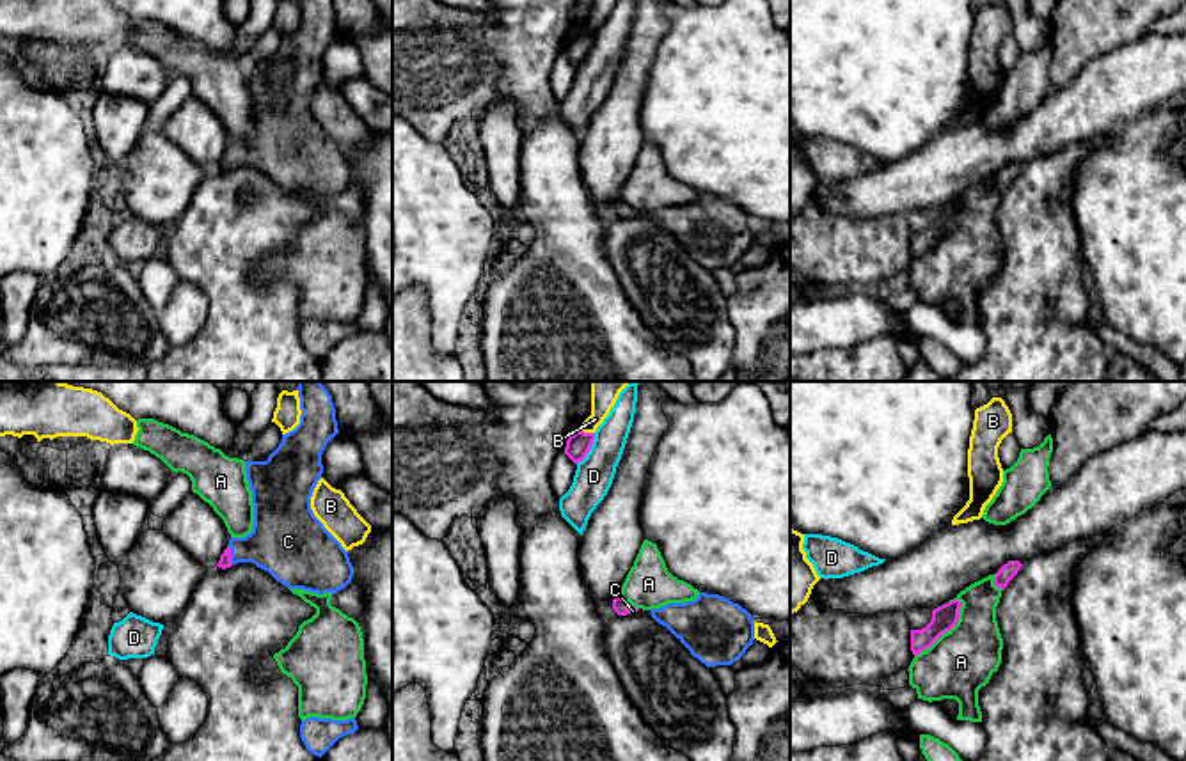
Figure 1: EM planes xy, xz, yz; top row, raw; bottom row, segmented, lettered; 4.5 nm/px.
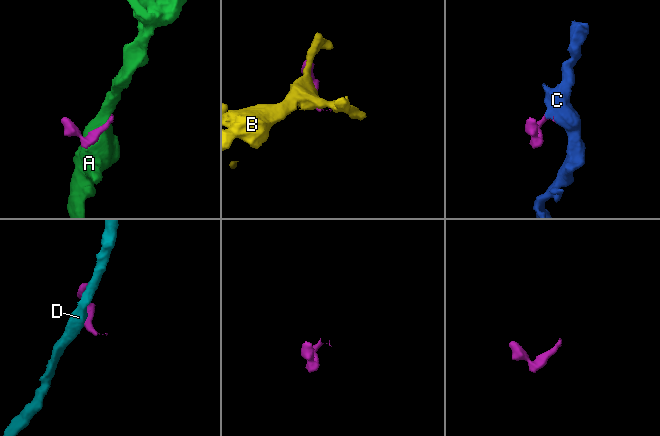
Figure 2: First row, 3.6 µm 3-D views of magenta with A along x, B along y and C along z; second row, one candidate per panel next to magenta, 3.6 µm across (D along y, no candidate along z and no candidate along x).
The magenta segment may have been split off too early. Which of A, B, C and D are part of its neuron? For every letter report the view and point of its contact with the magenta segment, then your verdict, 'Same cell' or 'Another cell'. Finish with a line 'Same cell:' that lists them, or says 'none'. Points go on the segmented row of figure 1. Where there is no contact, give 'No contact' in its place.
A: Touches magenta at yz (947, 630). Another cell
B: Touches magenta at xz (586, 433). Another cell
C: Touches magenta at xy (229, 554). Same cell
D: Touches magenta at xz (590, 447). Another cell
Same cell: C

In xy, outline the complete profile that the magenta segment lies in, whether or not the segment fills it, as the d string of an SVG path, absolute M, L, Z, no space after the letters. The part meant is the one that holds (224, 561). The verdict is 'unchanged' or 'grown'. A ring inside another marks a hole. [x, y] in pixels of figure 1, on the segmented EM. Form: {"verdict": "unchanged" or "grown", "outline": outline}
{"verdict": "grown", "outline": "M320 381L296 383L302 410L300 424L282 435L279 447L266 461L245 461L254 504L254 527L245 537L229 539L217 566L225 569L238 562L252 562L288 589L336 594L352 582L353 566L348 552L311 509L312 491L323 474L321 454L339 433L336 408L332 396Z"}

